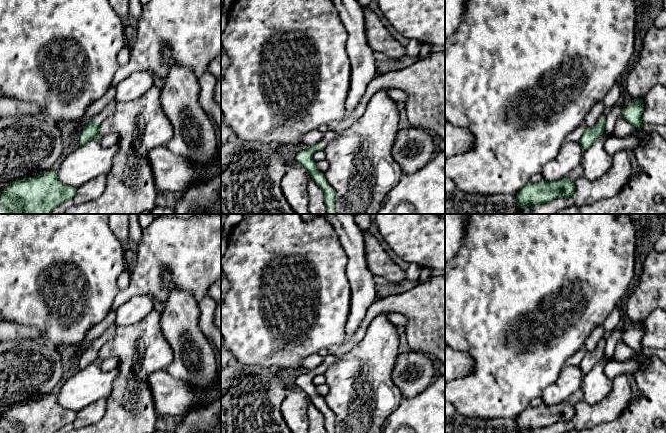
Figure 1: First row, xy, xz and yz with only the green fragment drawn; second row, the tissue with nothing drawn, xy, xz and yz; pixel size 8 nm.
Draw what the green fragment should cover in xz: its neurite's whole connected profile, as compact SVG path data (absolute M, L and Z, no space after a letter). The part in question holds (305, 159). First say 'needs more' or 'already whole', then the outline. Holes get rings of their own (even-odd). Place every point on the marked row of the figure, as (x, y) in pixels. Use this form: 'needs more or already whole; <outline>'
needs more; M326 129L324 131L323 138L318 143L308 146L307 149L296 154L296 160L299 165L310 173L312 180L323 191L327 214L336 214L335 191L326 181L324 173L317 170L316 162L313 159L313 154L316 151L325 150L326 146L337 137L337 131L334 129Z

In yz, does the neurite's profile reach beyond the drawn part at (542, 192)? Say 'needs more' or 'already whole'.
already whole

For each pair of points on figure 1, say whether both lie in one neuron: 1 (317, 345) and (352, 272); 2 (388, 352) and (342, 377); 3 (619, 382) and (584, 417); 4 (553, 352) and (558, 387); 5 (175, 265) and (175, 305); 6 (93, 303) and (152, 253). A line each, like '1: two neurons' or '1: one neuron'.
1: two neurons
2: one neuron
3: one neuron
4: two neurons
5: two neurons
6: two neurons

